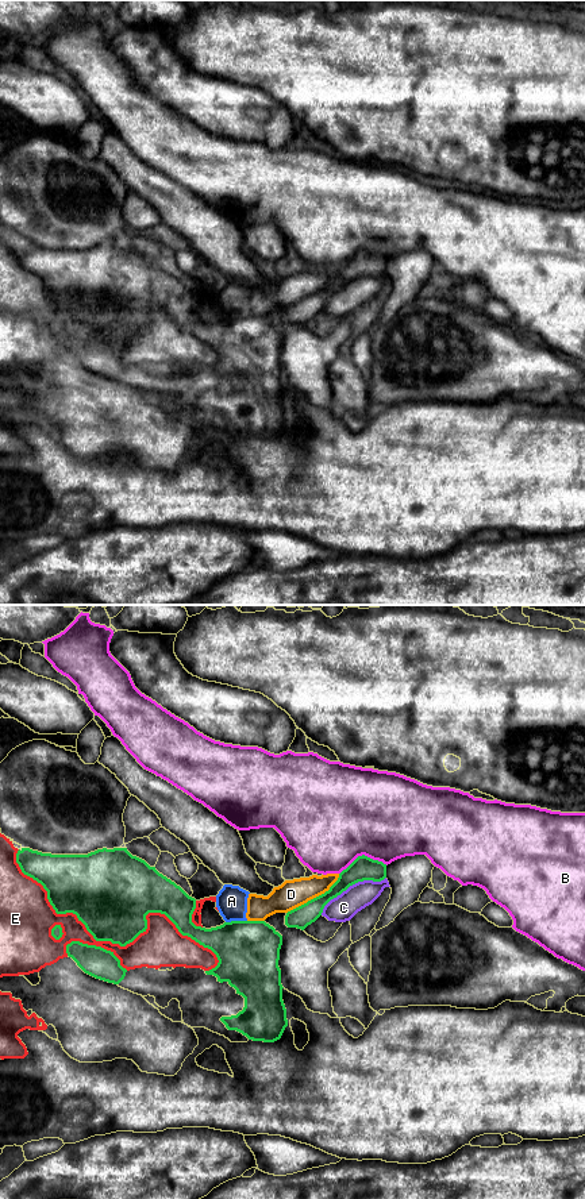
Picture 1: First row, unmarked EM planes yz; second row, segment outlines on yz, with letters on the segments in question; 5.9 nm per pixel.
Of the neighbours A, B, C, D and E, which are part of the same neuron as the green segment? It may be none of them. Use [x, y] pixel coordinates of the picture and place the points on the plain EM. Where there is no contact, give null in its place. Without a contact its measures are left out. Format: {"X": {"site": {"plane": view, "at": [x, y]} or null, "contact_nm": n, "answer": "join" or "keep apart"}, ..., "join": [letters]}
{"A": {"site": {"plane": "yz", "at": [235, 316]}, "contact_nm": 130, "answer": "keep apart"}, "B": {"site": {"plane": "yz", "at": [362, 250]}, "contact_nm": 300, "answer": "keep apart"}, "C": {"site": {"plane": "yz", "at": [350, 280]}, "contact_nm": 460, "answer": "keep apart"}, "D": {"site": {"plane": "yz", "at": [316, 292]}, "contact_nm": 400, "answer": "keep apart"}, "E": {"site": {"plane": "yz", "at": [112, 338]}, "contact_nm": 1400, "answer": "keep apart"}, "join": []}

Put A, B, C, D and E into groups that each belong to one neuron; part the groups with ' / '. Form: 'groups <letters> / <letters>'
groups A D / B / C / E

